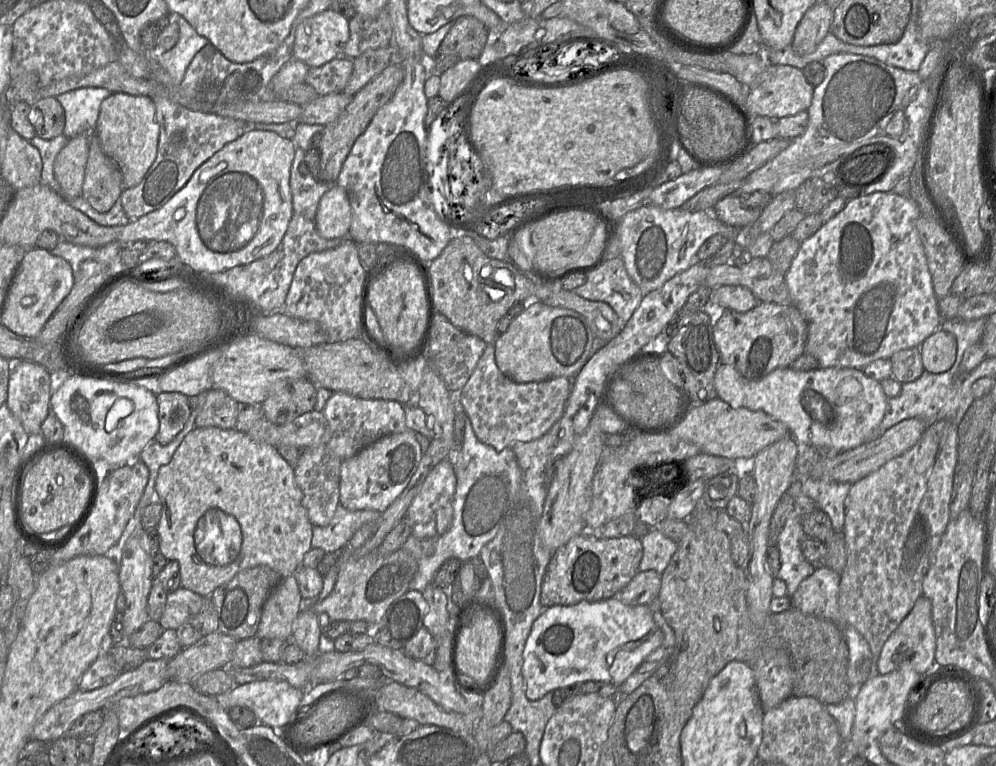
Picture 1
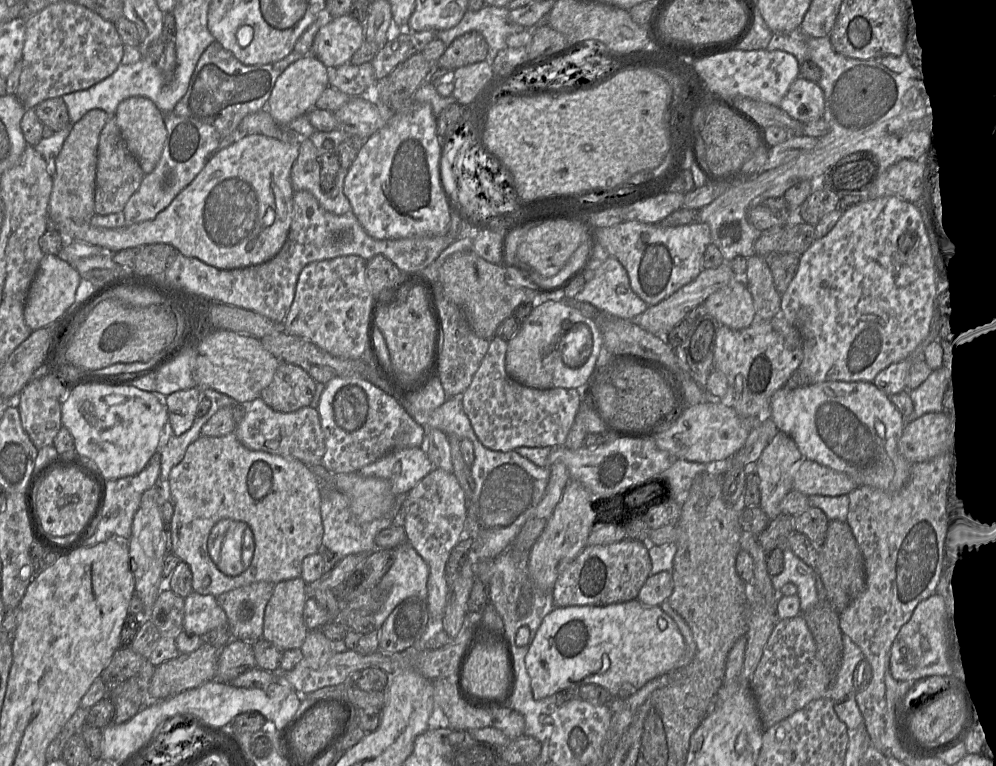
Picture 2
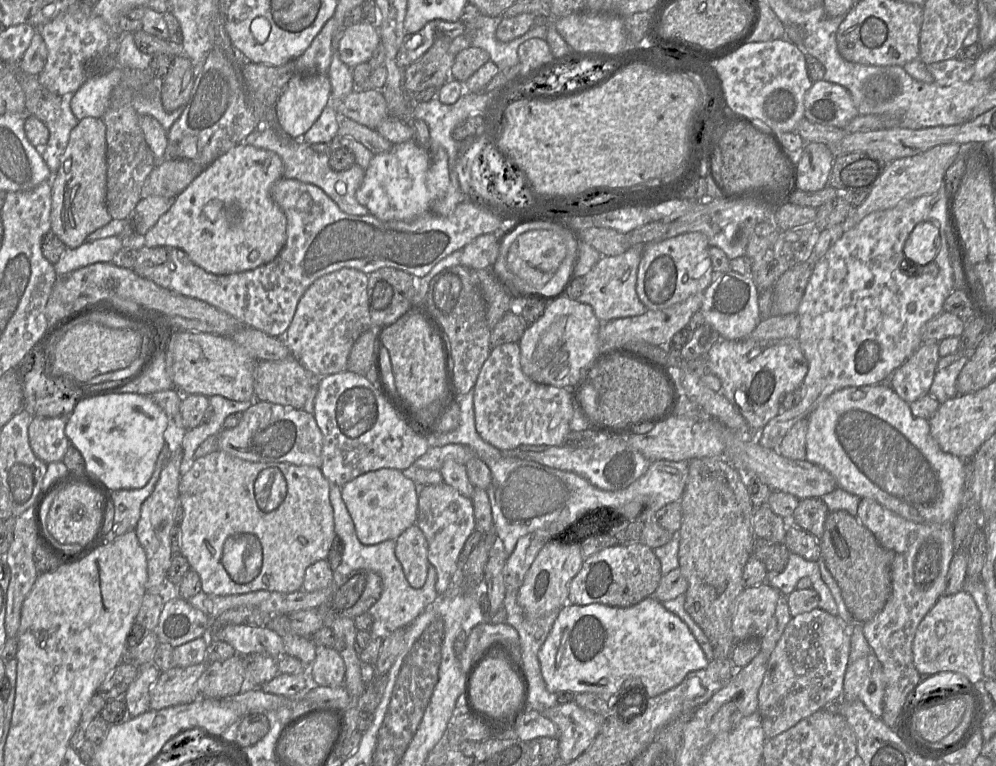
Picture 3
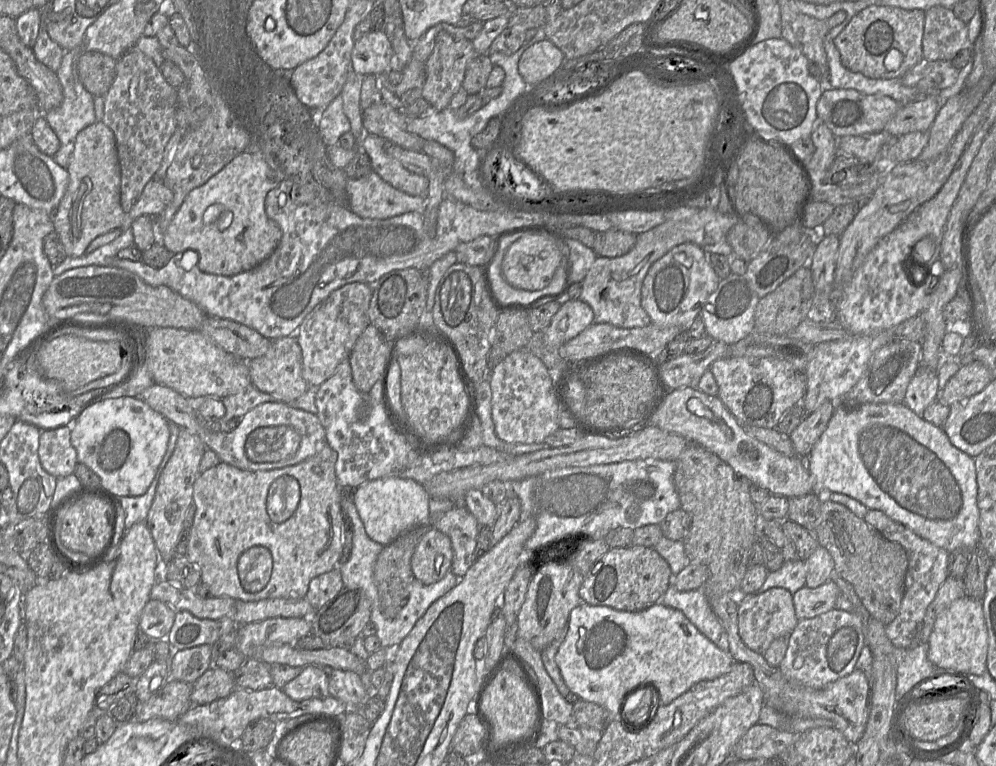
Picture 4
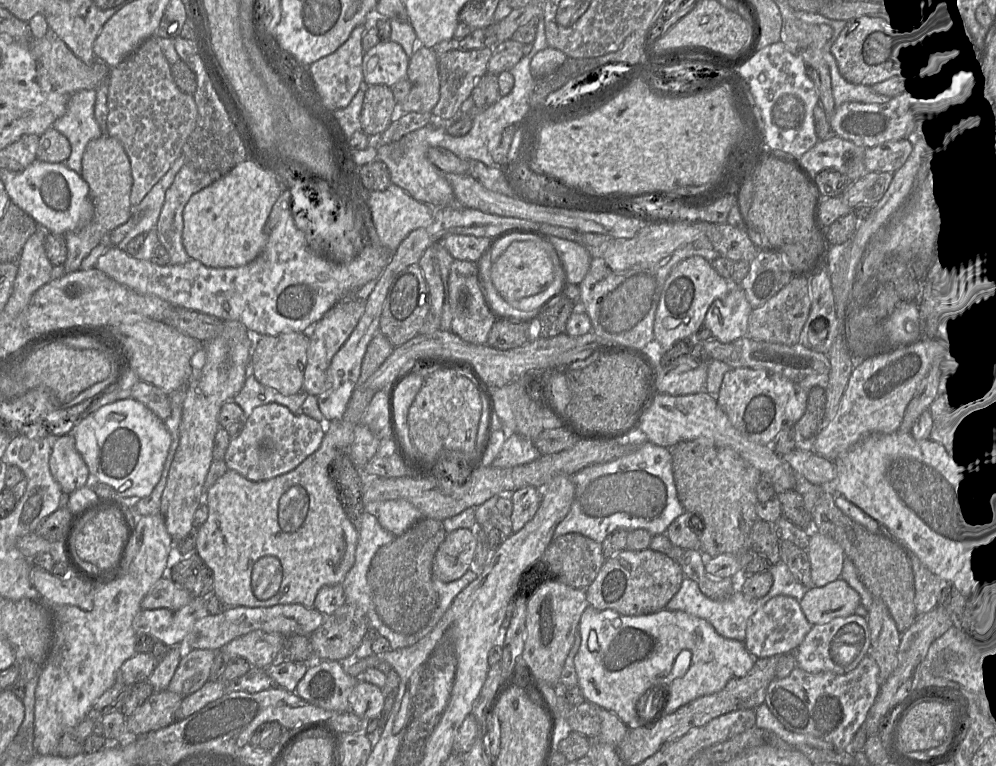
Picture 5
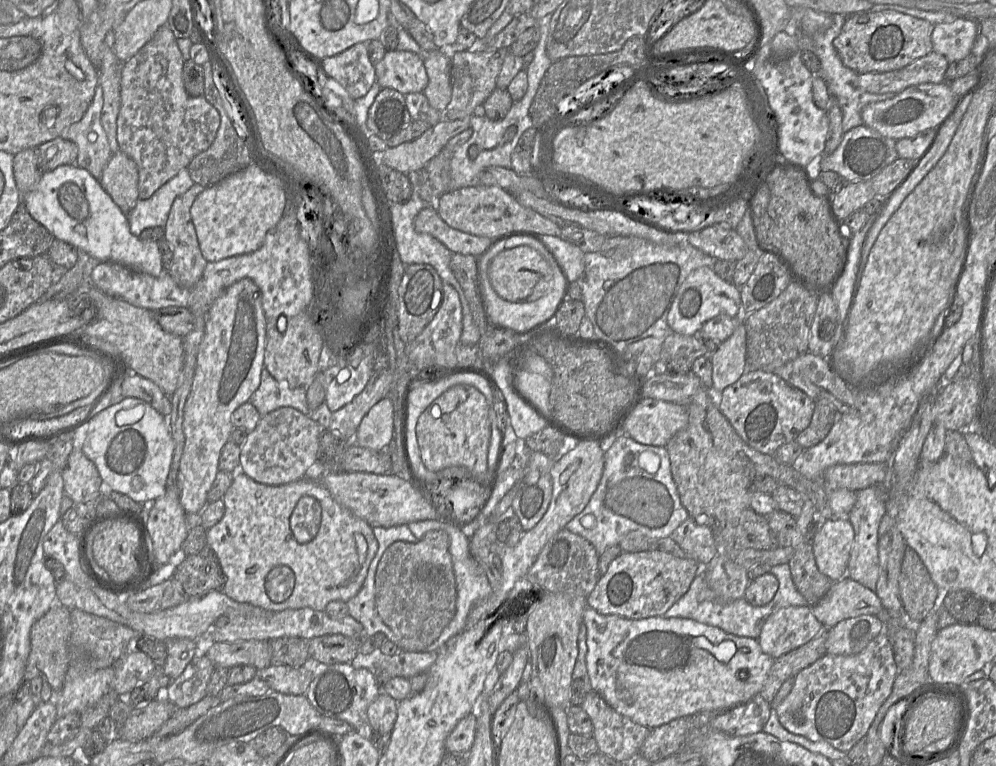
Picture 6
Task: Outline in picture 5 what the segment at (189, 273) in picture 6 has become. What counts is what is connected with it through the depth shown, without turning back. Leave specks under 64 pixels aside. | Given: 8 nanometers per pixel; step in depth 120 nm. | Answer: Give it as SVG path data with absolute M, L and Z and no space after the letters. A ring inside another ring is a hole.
M184 164L166 190L156 232L159 243L168 252L170 265L182 265L191 258L182 243L183 210L190 197L210 186L223 175L219 171L202 172Z

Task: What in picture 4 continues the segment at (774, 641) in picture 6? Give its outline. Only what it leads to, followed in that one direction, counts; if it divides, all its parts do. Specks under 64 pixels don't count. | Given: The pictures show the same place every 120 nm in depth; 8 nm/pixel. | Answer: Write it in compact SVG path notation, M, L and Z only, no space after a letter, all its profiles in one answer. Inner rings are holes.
M773 587L762 593L742 594L739 592L739 635L745 645L752 651L764 654L777 638L790 637L798 623L793 595L787 589Z

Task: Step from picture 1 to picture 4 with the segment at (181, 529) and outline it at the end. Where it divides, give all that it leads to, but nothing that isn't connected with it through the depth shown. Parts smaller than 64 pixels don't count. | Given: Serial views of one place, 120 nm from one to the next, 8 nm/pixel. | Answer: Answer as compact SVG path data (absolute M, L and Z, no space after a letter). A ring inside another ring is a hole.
M324 441L312 457L284 468L248 471L221 461L198 475L193 486L196 511L186 556L198 567L210 597L303 599L313 578L340 566L346 519L341 508L344 492L335 472L337 457Z

